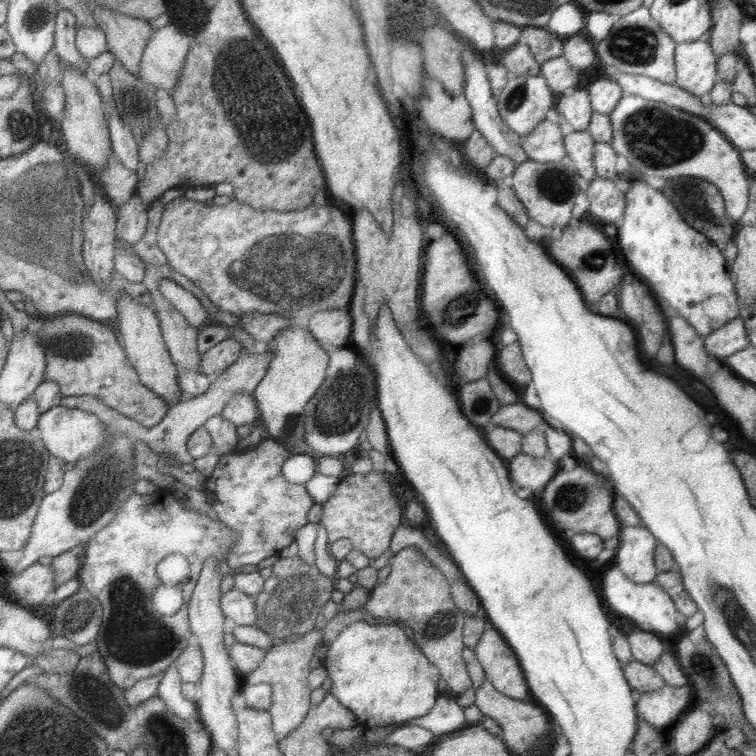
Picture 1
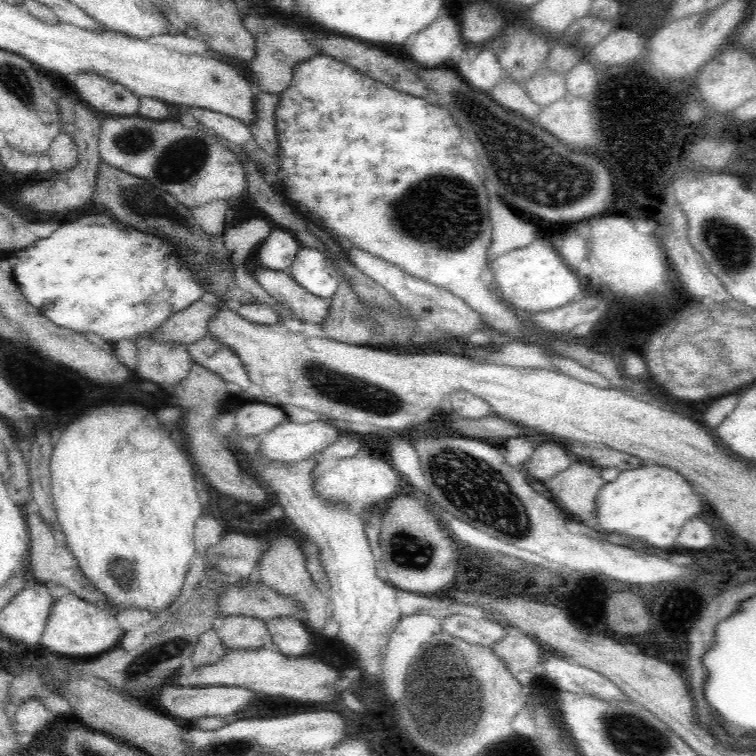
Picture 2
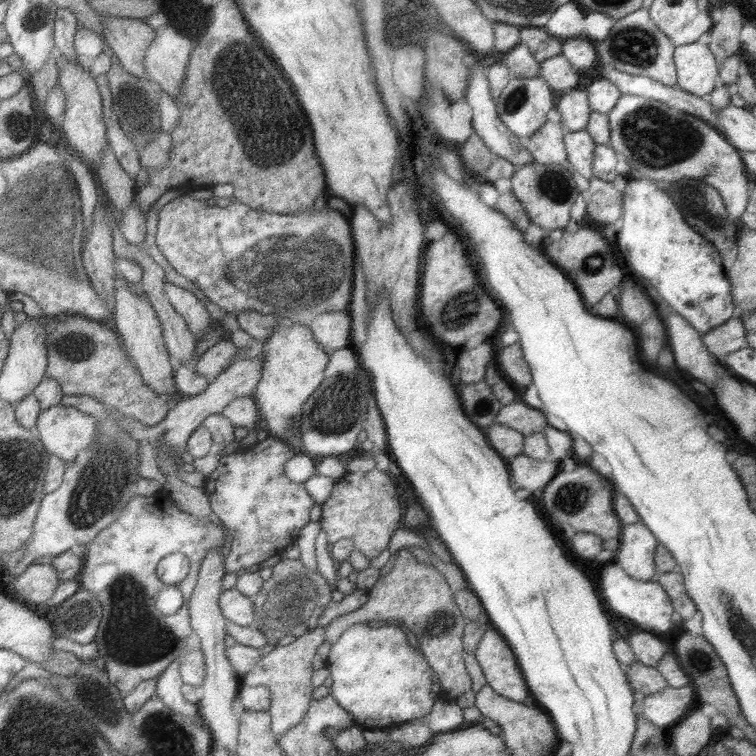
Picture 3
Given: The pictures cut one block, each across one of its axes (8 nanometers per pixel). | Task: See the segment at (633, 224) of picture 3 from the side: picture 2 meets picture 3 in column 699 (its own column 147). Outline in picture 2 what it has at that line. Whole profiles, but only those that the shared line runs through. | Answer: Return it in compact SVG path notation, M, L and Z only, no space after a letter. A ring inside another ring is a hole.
M92 214L82 218L80 222L62 224L52 232L52 236L42 238L28 248L12 252L6 262L10 266L18 292L50 322L80 334L92 332L112 344L120 340L136 342L140 334L152 334L172 314L198 302L200 296L206 292L200 276L176 256L168 242L162 242L152 234L138 232L128 224L120 224L112 214Z

